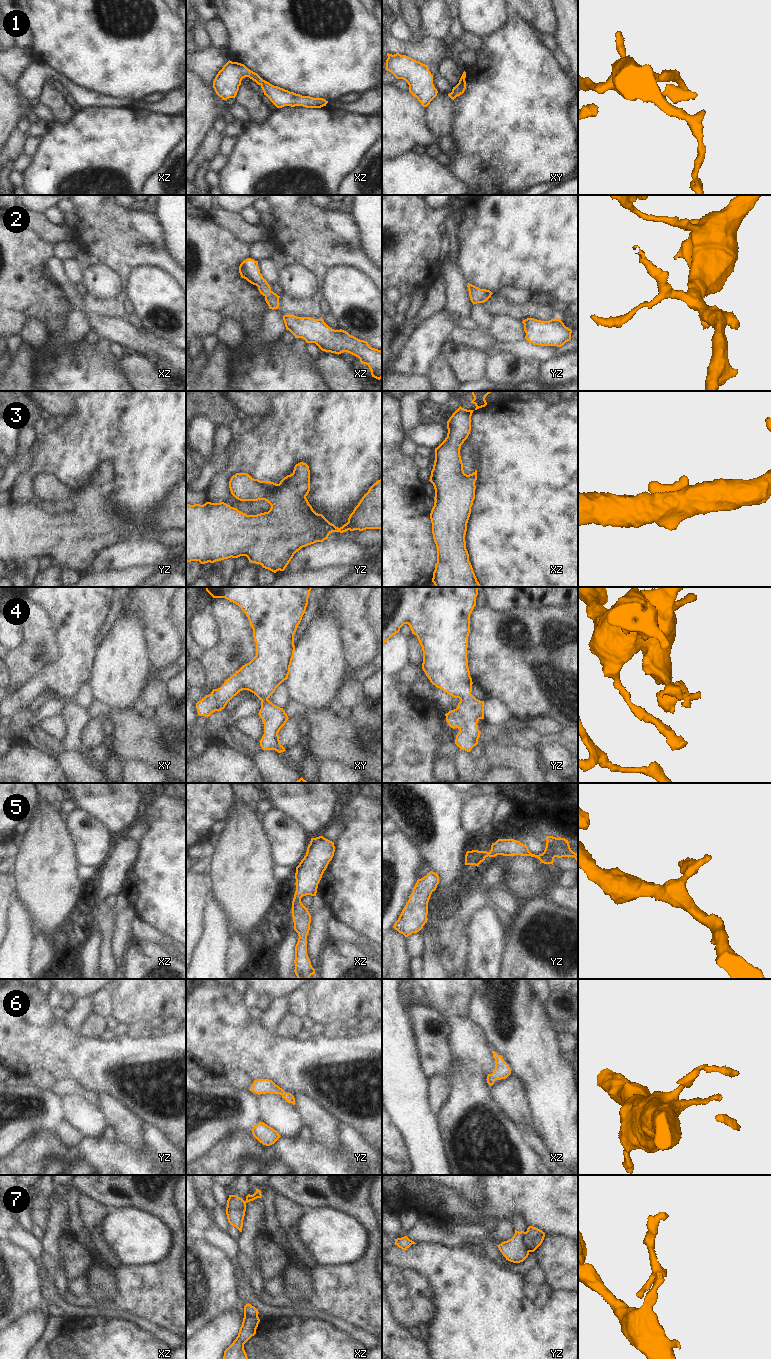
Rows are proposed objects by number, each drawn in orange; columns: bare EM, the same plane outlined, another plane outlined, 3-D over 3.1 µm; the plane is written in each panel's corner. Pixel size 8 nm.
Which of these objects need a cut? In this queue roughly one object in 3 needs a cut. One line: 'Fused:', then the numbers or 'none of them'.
Fused: 7

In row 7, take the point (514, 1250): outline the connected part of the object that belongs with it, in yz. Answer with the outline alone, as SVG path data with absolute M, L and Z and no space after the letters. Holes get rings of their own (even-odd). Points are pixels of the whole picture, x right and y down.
M515 1230L515 1234L511 1239L497 1245L506 1260L513 1263L520 1263L528 1257L530 1251L523 1243L524 1233L524 1231L519 1232Z

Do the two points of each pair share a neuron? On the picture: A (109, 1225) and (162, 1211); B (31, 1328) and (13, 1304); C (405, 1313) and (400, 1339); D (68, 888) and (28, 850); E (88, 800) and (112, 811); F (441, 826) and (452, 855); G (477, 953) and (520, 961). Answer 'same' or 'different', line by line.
A: different
B: different
C: different
D: same
E: same
F: same
G: different

